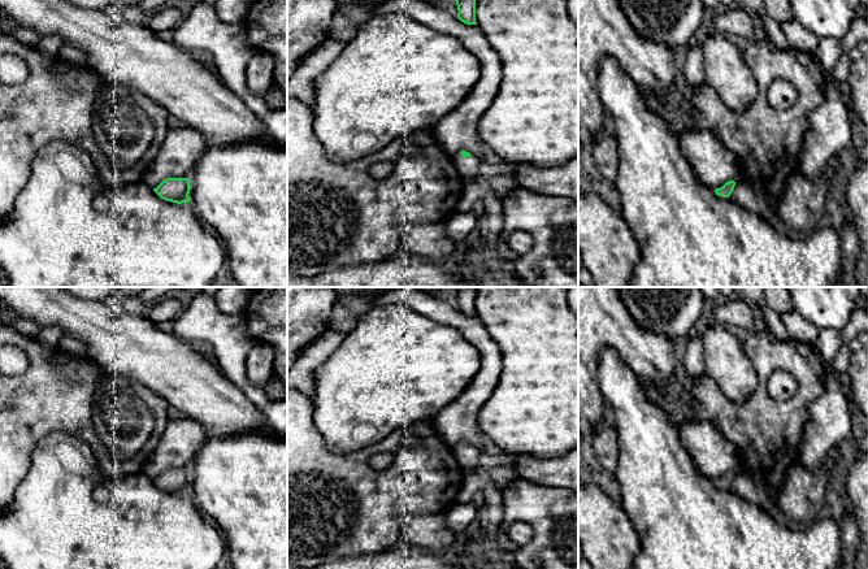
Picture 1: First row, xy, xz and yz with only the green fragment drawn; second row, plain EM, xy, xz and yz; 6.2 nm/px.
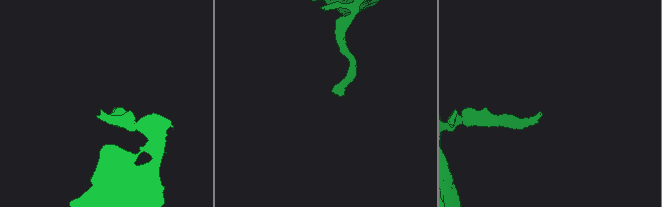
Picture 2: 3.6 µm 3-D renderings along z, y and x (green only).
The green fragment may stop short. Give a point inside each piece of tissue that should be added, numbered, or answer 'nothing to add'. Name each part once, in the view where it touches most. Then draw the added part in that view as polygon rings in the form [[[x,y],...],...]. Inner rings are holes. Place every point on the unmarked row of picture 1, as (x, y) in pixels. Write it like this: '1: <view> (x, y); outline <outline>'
1: xz (467, 457); outline [[[460,443],[452,447],[453,456],[466,473],[476,473],[478,468],[479,451],[474,447],[463,448]]]

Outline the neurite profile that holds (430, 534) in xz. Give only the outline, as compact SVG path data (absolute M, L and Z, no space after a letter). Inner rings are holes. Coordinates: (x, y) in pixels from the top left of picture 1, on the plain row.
M446 512L418 516L403 527L403 542L434 555L450 555L459 538L448 529Z

